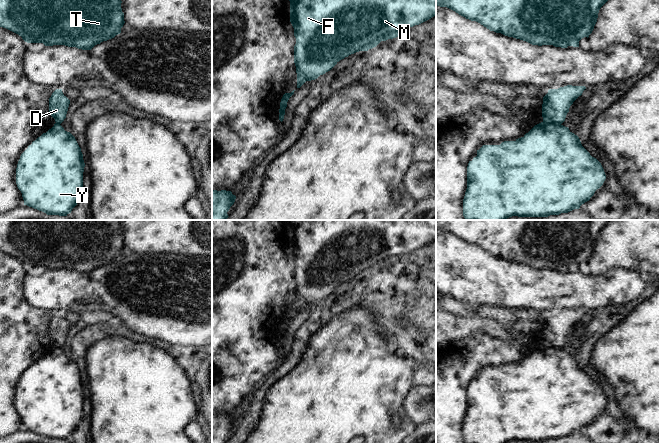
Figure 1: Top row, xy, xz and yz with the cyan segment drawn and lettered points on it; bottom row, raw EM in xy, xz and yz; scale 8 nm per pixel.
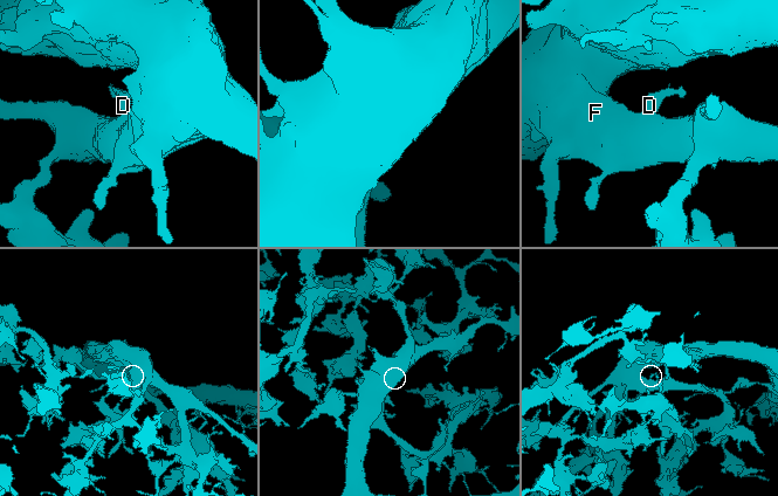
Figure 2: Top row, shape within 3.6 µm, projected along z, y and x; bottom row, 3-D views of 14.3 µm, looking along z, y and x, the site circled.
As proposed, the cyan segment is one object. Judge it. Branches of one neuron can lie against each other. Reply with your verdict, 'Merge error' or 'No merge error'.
Merge error.

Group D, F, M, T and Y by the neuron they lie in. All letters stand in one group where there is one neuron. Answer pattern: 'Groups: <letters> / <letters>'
Groups: D / F M T Y.

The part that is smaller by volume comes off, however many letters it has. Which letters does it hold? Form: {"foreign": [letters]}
{"foreign": ["D"]}

